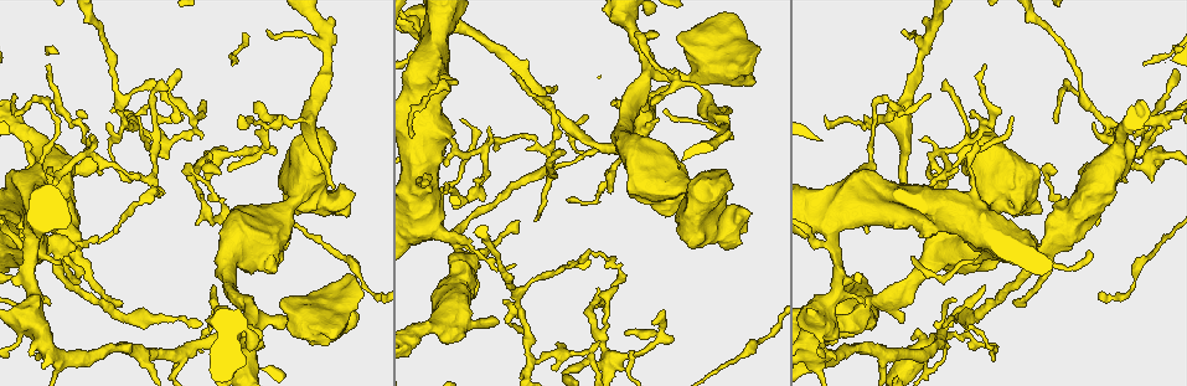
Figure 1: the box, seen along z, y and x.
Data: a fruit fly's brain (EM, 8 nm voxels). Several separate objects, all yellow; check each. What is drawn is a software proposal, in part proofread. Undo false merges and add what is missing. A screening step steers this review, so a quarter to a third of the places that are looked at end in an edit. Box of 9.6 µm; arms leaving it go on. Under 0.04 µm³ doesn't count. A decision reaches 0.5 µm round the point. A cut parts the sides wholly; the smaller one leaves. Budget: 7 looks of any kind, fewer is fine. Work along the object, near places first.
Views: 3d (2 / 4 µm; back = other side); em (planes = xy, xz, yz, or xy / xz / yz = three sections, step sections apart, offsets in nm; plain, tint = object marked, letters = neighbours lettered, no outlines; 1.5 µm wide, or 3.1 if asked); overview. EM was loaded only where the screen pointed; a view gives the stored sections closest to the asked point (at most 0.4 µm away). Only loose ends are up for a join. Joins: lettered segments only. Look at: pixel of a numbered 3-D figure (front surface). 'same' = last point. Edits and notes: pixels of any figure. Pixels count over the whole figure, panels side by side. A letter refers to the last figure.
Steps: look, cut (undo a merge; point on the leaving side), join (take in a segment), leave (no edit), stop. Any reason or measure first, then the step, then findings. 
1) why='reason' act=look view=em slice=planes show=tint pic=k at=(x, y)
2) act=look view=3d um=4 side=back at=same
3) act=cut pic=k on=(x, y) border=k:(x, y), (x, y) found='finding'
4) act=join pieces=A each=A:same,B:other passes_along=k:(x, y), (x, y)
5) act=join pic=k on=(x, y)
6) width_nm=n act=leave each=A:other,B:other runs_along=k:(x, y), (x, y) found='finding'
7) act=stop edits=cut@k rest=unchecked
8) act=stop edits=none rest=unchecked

why='tapers out' act=look view=em slice=xz step=4 show=letters pic=1 at=(984, 66)

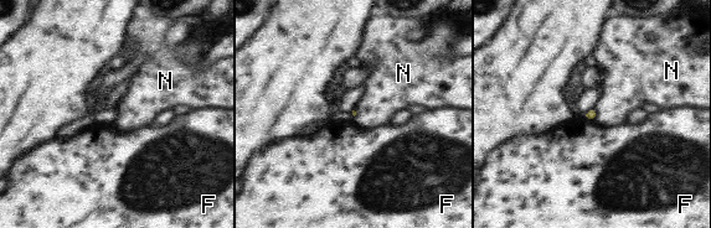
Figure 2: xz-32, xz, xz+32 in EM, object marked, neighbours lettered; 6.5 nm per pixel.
why='another direction' act=look view=em slice=planes show=letters at=same

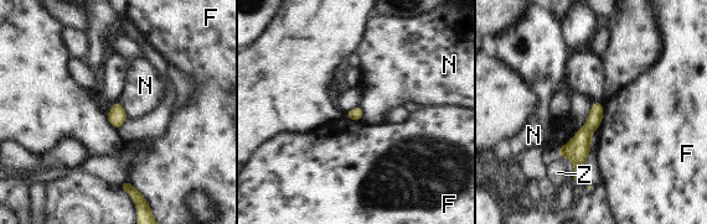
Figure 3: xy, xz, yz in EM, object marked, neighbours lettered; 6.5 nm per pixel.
width_nm=80 act=leave each=F:other,N:other,Z:other border=3:(119, 102), (128, 116) found='none of them fits'

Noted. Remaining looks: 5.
act=look view=em slice=yz step=4 show=tint pic=1 at=(1151, 125)

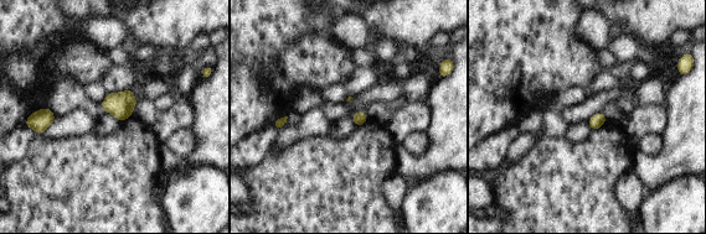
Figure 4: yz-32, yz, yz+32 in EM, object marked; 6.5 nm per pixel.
act=look view=em slice=planes show=letters at=same

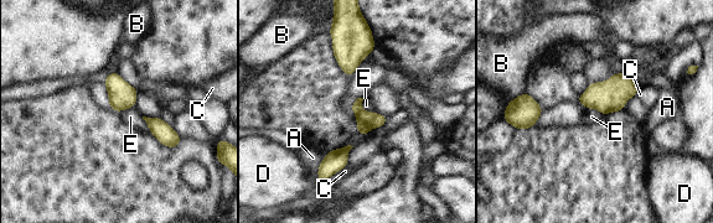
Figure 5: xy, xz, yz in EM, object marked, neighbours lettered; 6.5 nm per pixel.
act=cut pic=5 on=(365, 119) each=A:other,B:other,C:other,D:other,E:other border=5:(375, 113), (371, 126) found='two neurons meet here'

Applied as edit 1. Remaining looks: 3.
why='redraw' act=look view=overview

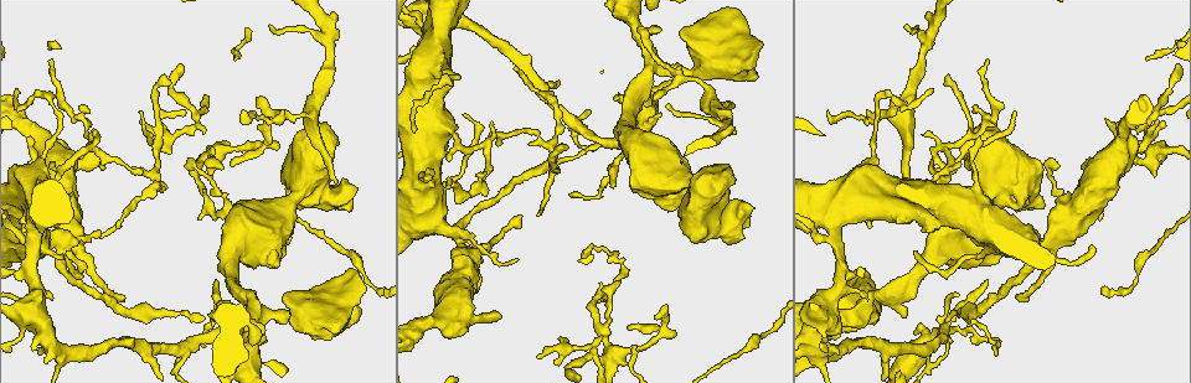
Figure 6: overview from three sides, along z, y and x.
why='sudden change in width' act=look view=em slice=xz step=4 show=tint pic=6 at=(689, 74)

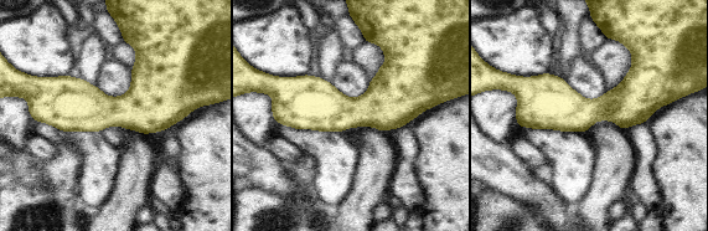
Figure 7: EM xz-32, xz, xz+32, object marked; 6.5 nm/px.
act=look view=em slice=planes show=letters at=same

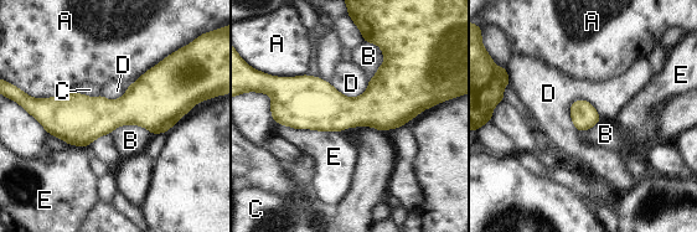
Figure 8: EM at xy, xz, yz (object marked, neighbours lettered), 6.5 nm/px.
act=leave each=A:other,B:other,C:other,D:other,E:other runs_along=8:(185, 102), (37, 109) found='all the same neuron'

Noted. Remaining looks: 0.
act=stop edits=cut@5 rest=unchecked

